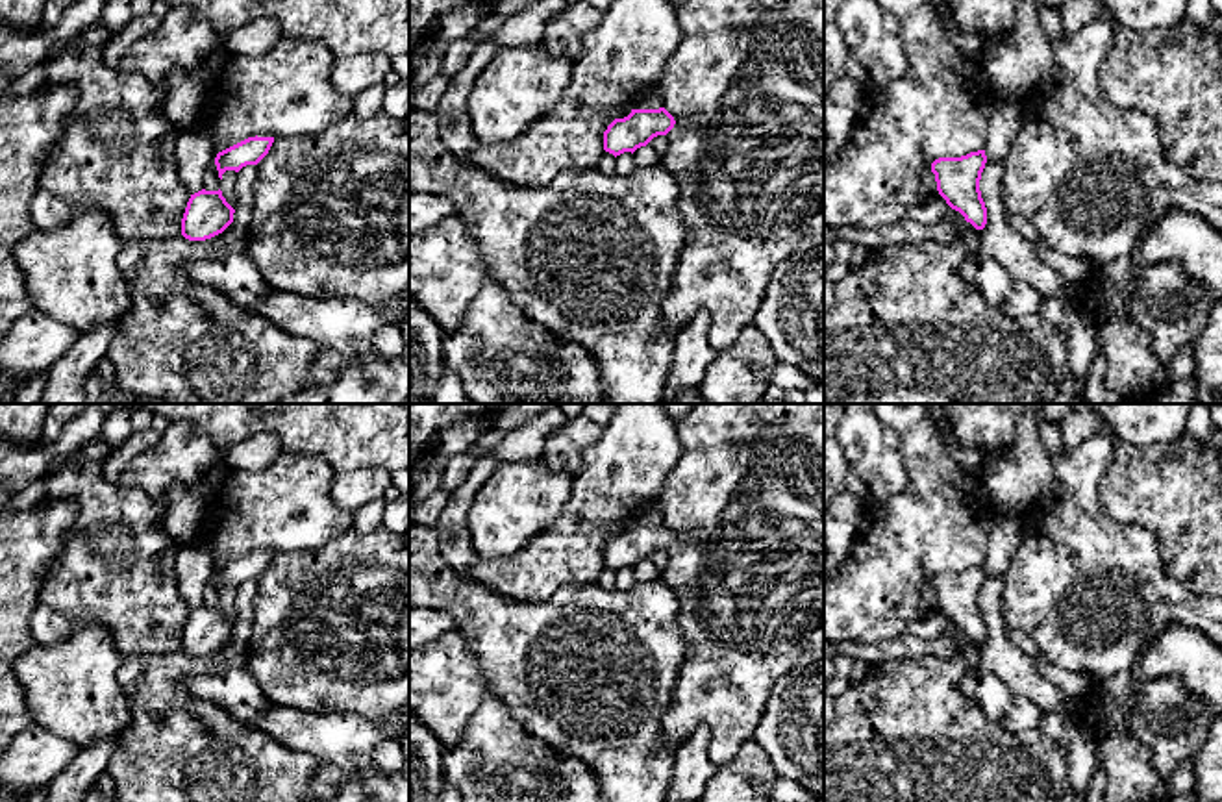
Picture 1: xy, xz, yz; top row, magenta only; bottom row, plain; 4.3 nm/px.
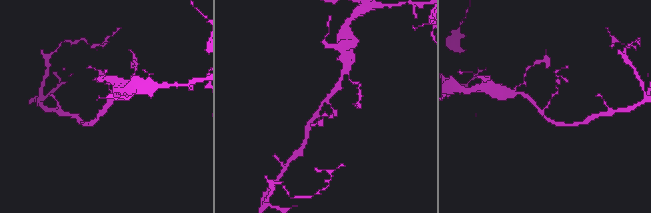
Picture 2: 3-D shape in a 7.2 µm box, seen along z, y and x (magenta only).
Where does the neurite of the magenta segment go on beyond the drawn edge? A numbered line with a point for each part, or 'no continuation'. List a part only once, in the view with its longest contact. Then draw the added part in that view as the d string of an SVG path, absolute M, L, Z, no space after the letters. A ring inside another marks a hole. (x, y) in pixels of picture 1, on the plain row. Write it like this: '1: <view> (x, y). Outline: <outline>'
no continuation

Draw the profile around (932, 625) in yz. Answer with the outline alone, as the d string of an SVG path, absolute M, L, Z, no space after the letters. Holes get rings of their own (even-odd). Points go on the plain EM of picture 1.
M941 609L929 611L920 619L907 622L907 633L918 639L935 639L946 632L948 619Z

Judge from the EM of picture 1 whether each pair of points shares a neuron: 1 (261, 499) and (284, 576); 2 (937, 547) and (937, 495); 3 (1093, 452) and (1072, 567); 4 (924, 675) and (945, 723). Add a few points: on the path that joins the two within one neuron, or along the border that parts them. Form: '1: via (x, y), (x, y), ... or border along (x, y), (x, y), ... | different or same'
1: border along (319, 545), (278, 551), (274, 554) | different
2: via (937, 534), (937, 508) | same
3: via (1080, 480), (1080, 539) | same
4: via (924, 686), (924, 702), (934, 712) | same

